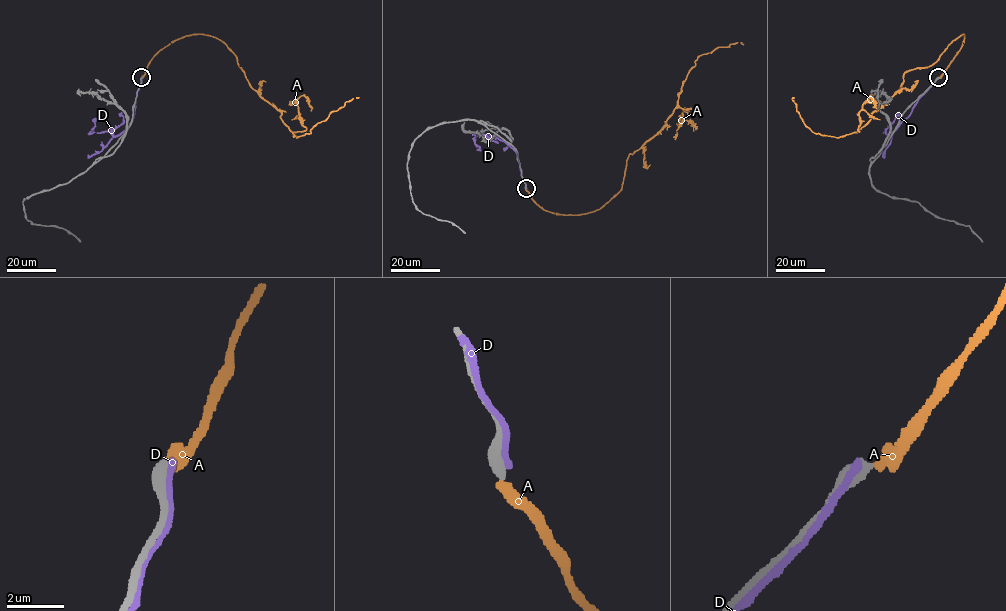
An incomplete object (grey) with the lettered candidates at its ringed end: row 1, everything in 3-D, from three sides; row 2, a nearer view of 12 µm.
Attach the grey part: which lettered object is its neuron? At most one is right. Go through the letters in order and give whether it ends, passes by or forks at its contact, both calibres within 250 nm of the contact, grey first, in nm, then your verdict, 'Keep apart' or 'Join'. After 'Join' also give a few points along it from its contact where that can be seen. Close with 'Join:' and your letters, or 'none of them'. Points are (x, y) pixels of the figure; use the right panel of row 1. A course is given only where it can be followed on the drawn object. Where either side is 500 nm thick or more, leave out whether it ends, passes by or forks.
A: It ends there. Thickness 460 nm (grey) against 440 nm. Keep apart
D: It passes by. Thickness 240 nm (grey) against 220 nm. Keep apart
Join: none of them

